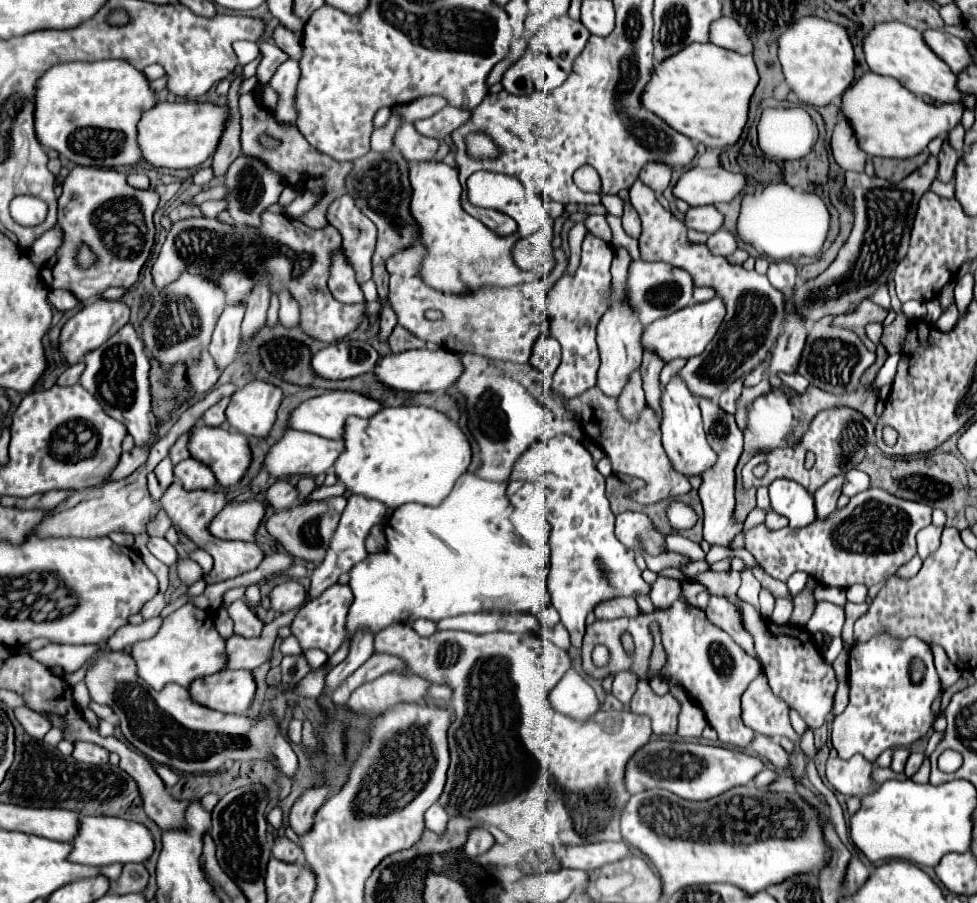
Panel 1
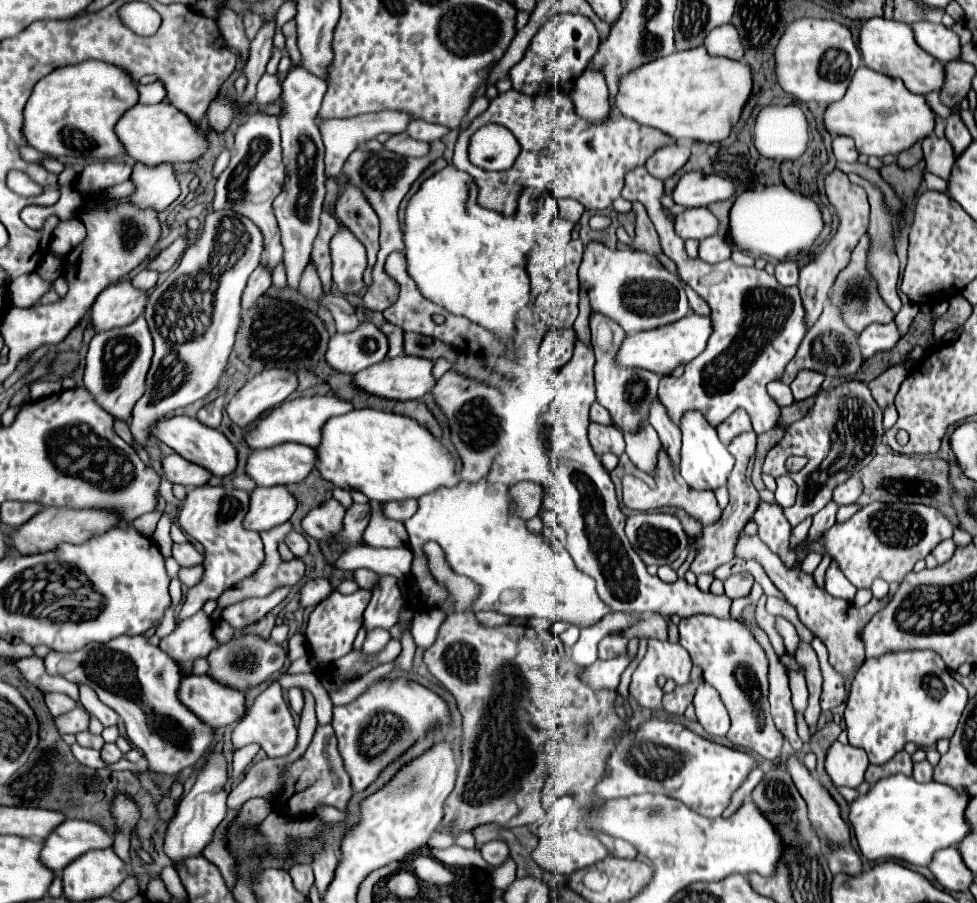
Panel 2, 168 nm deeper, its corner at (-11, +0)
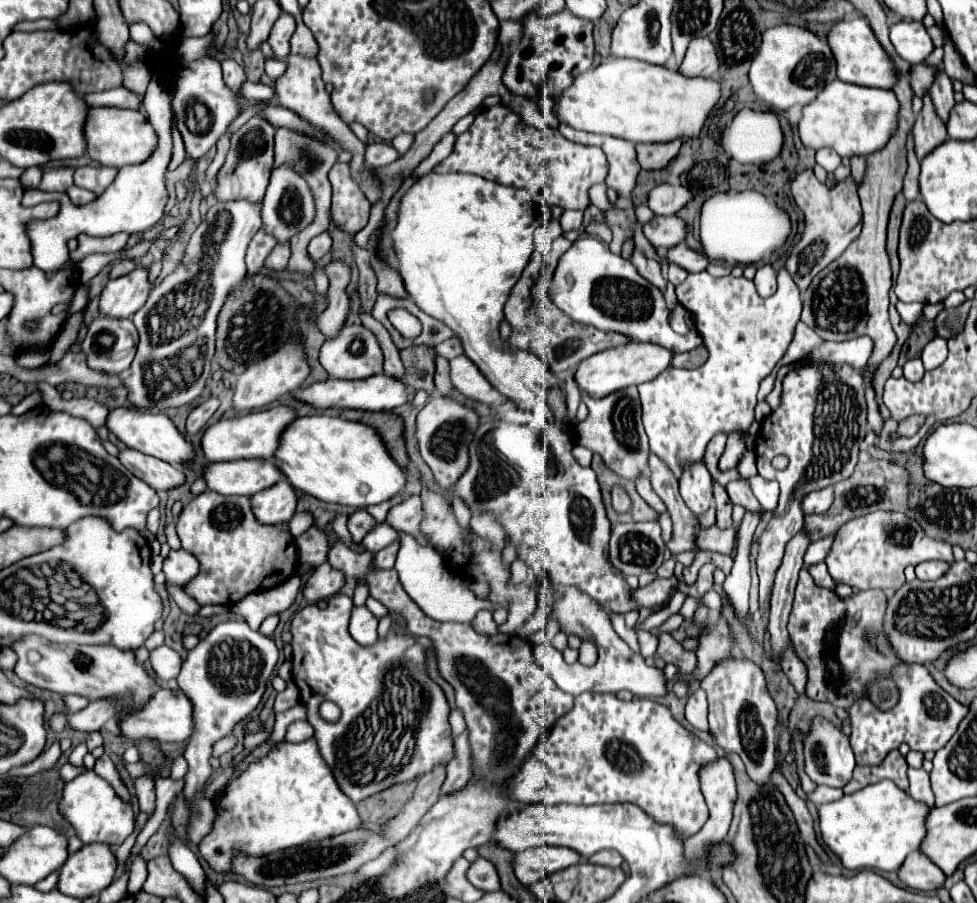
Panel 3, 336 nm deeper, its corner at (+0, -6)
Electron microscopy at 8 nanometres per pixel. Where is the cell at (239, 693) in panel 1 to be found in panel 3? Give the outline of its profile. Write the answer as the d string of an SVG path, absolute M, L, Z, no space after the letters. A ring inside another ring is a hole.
M162 688L154 696L150 696L150 700L142 708L134 710L132 714L124 714L118 726L120 726L118 736L122 736L122 740L130 744L142 738L152 738L162 744L164 742L184 742L192 734L192 706L188 698L182 694L182 690Z

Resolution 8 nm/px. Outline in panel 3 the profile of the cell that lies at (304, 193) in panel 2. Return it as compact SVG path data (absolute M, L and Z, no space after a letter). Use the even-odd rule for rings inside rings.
M282 166L274 170L270 176L270 184L266 188L266 196L264 196L264 208L262 208L264 226L268 226L272 234L276 234L278 242L286 242L292 238L292 234L308 226L312 218L314 218L314 202L312 202L308 184L290 166Z

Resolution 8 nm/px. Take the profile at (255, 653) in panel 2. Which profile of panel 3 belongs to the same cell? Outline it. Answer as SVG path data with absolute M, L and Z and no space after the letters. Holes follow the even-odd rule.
M228 620L228 622L220 622L216 624L208 636L204 640L200 640L200 644L188 652L182 670L178 674L178 686L180 690L188 696L188 700L192 702L192 710L194 710L194 730L192 736L188 738L186 744L186 752L184 758L188 760L188 774L186 774L186 788L184 788L184 796L188 800L194 800L198 796L198 792L202 792L204 784L208 782L212 768L210 768L210 756L212 756L212 744L218 738L224 738L226 734L230 734L234 730L236 724L244 722L254 708L260 704L260 698L264 694L266 688L266 680L270 678L274 666L278 662L278 648L274 644L272 638L252 630L246 622L242 620Z

